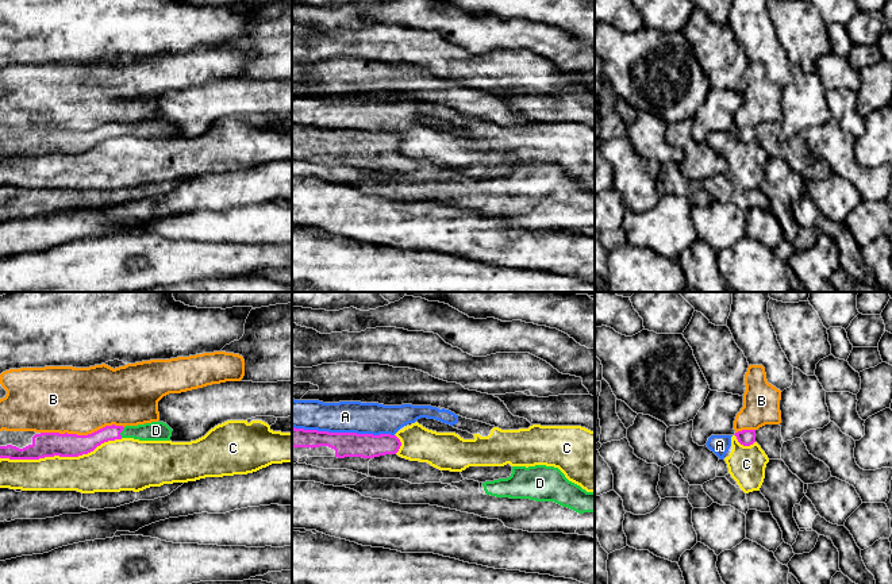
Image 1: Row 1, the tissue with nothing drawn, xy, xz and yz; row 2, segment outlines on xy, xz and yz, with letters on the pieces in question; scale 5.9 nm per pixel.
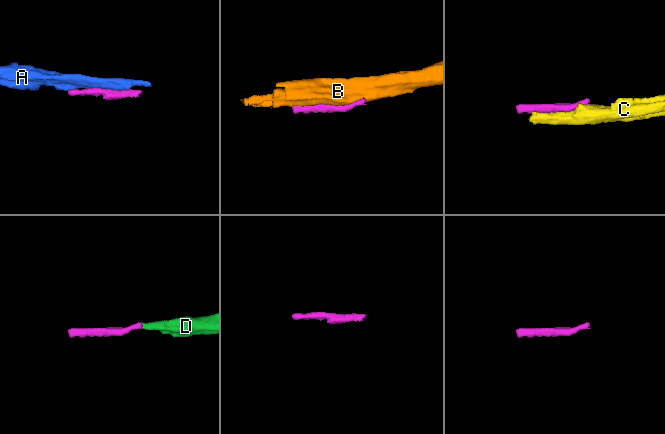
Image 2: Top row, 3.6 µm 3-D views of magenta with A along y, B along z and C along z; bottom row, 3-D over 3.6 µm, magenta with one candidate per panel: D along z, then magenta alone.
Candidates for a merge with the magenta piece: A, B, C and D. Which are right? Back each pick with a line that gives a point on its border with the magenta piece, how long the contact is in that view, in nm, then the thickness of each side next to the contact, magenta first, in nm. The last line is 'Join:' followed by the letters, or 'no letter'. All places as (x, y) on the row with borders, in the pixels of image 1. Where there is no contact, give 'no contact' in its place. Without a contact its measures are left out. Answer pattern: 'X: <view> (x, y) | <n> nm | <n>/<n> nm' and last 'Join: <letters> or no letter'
D: xy (120, 431) | 70 nm | 110/110 nm
Join: D

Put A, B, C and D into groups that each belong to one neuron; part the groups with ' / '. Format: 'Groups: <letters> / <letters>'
Groups: A C / B / D

